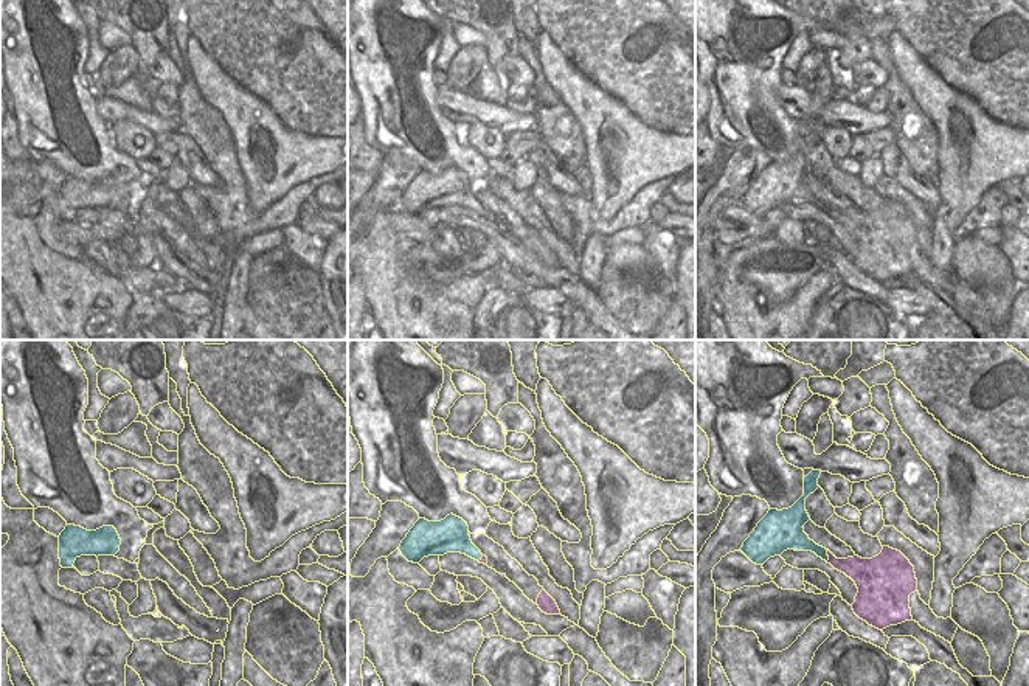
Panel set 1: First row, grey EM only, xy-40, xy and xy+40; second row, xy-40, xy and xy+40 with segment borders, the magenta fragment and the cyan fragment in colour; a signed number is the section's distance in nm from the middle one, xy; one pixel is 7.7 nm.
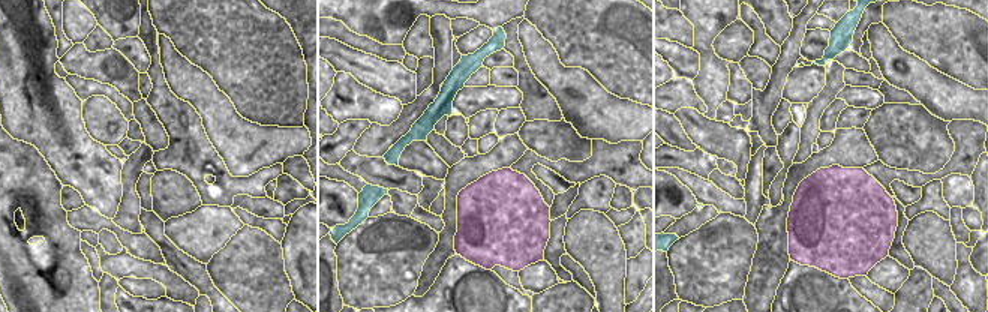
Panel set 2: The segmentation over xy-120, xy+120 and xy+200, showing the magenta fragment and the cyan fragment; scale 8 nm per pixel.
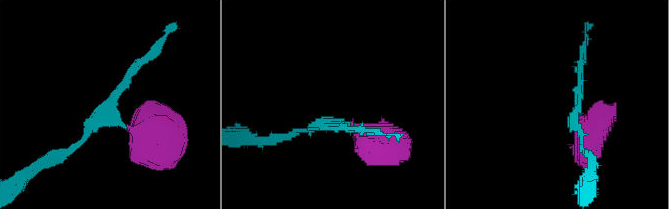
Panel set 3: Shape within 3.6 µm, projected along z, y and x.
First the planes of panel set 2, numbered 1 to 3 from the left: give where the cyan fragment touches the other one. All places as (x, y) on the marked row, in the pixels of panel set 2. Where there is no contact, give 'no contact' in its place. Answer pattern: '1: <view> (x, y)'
1: no contact
2: no contact
3: no contact

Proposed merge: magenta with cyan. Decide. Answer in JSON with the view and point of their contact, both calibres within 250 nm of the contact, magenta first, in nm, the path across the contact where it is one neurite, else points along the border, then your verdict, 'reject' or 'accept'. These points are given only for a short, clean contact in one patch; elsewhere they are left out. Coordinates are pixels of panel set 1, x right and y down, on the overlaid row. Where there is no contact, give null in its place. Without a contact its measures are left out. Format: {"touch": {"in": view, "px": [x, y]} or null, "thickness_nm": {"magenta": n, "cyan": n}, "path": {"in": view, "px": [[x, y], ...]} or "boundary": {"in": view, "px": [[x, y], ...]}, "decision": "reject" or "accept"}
{"touch": {"in": "xy+40", "px": [828, 554]}, "thickness_nm": {"magenta": 170, "cyan": 150}, "path": {"in": "xy+40", "px": [[855, 567], [837, 564], [828, 554], [800, 540]]}, "decision": "accept"}

